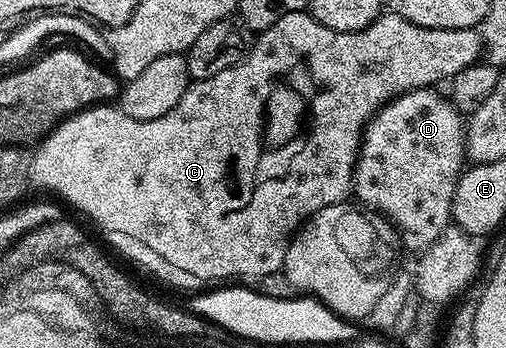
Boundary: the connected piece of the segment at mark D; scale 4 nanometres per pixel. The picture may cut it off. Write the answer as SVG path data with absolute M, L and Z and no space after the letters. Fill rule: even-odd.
M435 88L415 89L404 93L401 97L394 97L372 116L371 123L364 128L364 139L360 143L360 157L356 161L356 176L354 178L354 197L361 206L367 207L375 212L381 213L396 226L403 244L412 249L427 251L439 241L440 236L450 228L452 221L452 204L456 188L460 182L460 175L466 168L466 121L459 109L452 104L451 100L443 92Z

